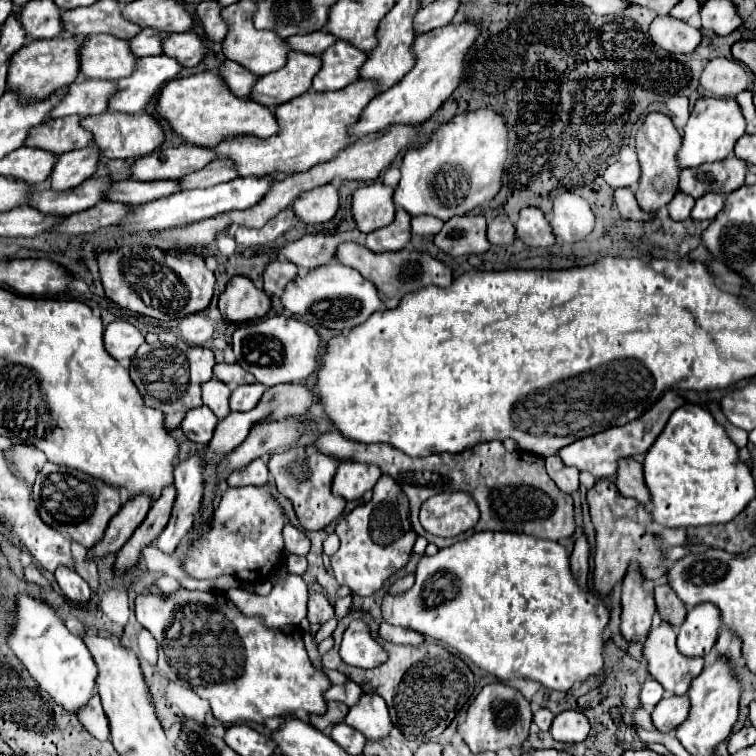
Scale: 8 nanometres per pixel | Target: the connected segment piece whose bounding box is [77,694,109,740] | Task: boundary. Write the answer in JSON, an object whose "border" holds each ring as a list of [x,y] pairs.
{"border":[[[97,694],[85,704],[85,708],[77,710],[77,718],[79,718],[79,722],[97,740],[107,740],[109,738],[109,722],[107,722],[107,716],[105,716],[105,712],[101,708],[101,702],[99,702],[99,696]]]}

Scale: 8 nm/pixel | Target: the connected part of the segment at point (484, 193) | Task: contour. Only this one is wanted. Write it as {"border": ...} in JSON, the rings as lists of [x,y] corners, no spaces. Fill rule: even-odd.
{"border":[[[491,110],[459,114],[447,124],[439,126],[439,132],[435,132],[433,138],[423,148],[407,150],[401,166],[401,182],[395,188],[393,200],[411,216],[431,214],[445,222],[453,216],[467,214],[469,210],[473,210],[475,206],[481,206],[483,202],[491,200],[499,192],[505,158],[507,158],[507,128],[499,114]]]}

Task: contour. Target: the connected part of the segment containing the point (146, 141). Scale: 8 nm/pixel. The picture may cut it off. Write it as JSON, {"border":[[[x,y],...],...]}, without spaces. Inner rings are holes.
{"border":[[[107,110],[103,114],[83,118],[81,126],[93,132],[93,140],[99,146],[103,158],[141,158],[155,152],[165,142],[165,130],[161,126],[161,120],[147,112],[125,114]]]}

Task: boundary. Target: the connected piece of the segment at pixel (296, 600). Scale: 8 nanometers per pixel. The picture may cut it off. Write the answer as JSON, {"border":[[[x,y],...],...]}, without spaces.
{"border":[[[301,576],[281,578],[269,596],[257,596],[245,588],[231,588],[227,596],[245,616],[263,616],[269,628],[297,626],[307,616],[307,584]]]}

